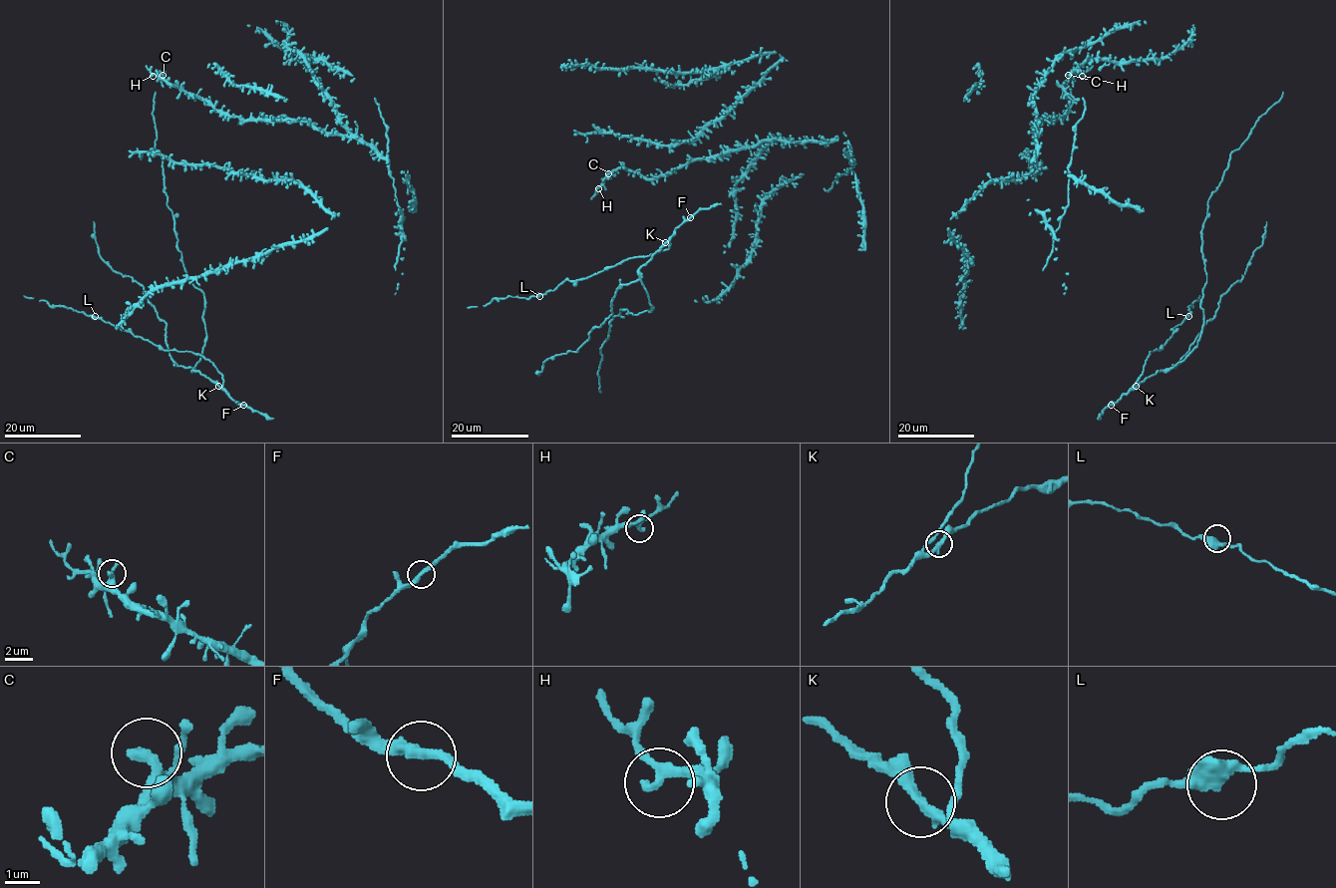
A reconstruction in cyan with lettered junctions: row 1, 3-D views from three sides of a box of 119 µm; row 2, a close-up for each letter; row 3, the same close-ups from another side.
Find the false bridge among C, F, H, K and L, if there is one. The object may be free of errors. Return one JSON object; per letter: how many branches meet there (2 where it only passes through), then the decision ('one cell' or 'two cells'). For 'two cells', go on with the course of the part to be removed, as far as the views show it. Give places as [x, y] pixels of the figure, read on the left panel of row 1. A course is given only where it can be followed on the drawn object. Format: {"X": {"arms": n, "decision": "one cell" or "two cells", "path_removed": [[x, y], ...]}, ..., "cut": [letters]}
{"C": {"arms": 2, "decision": "one cell"}, "F": {"arms": 2, "decision": "one cell"}, "H": {"arms": 2, "decision": "one cell"}, "K": {"arms": 2, "decision": "one cell"}, "L": {"arms": 2, "decision": "one cell"}, "cut": []}

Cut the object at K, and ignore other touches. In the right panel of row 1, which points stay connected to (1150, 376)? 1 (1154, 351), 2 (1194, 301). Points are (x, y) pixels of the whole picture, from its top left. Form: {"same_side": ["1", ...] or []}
{"same_side": []}

